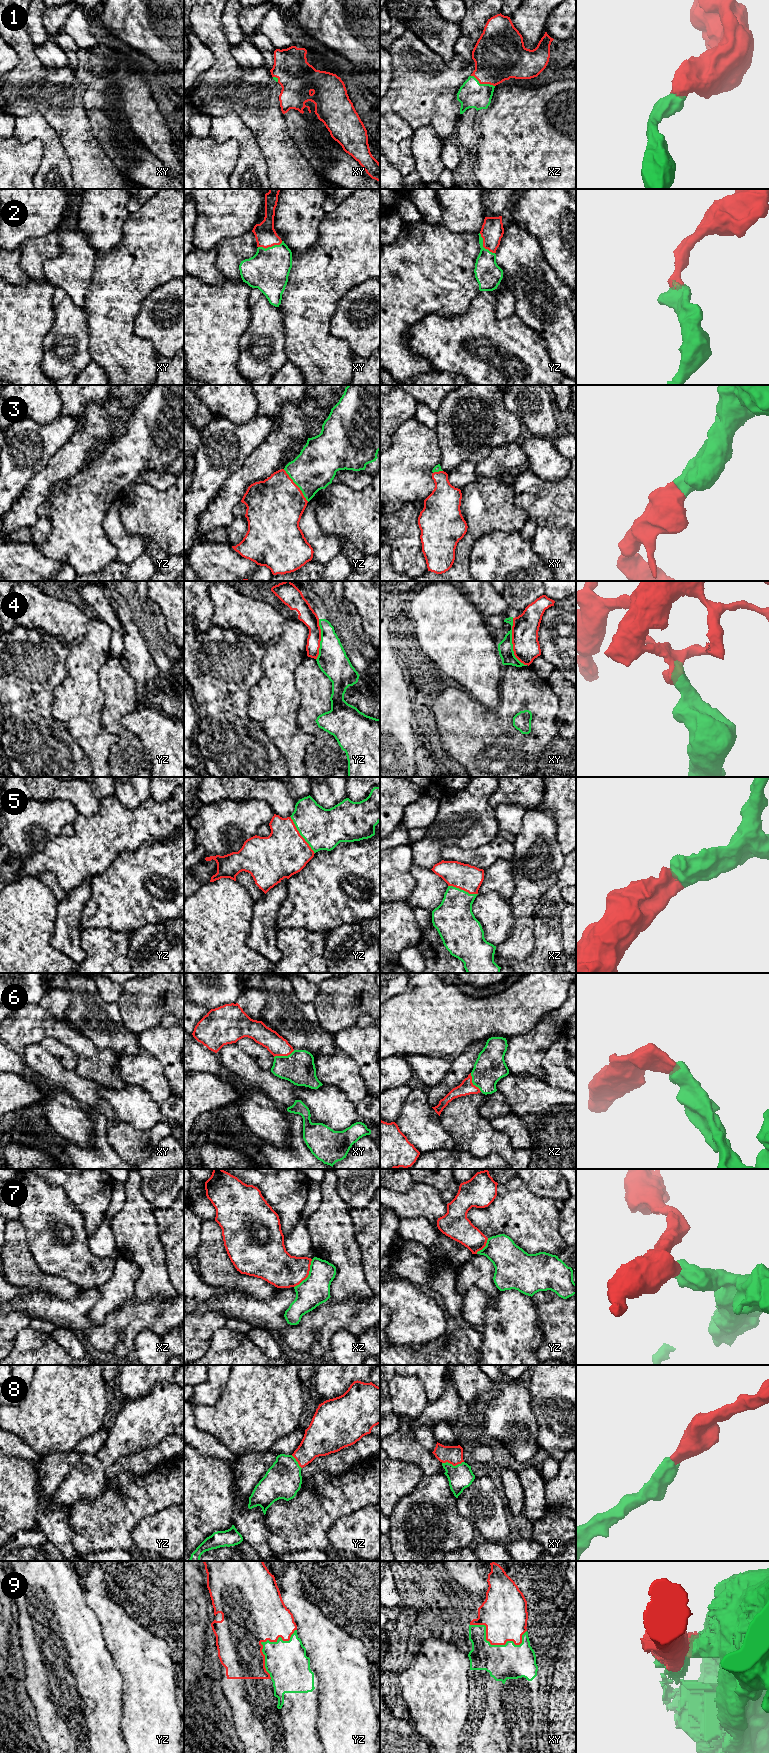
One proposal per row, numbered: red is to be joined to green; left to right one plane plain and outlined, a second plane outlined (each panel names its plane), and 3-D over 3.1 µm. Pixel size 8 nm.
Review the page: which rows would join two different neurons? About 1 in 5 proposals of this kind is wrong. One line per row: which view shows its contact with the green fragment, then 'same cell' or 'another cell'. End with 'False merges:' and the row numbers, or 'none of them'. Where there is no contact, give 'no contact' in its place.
1: xz | same cell
2: xy | same cell
3: yz | same cell
4: xy | another cell
5: yz | same cell
6: xz | same cell
7: xz | another cell
8: xy | same cell
9: xy | another cell
False merges: 4, 7, 9

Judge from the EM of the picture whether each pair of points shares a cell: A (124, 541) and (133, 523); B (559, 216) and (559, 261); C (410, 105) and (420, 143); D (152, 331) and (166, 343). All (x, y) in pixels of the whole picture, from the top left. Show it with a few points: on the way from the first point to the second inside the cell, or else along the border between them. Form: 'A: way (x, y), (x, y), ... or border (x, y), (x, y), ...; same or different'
A: border (120, 509), (122, 525), (142, 538); different
B: way (559, 227), (559, 250); same
C: border (414, 130), (423, 126), (430, 126), (439, 137); different
D: way (155, 332), (163, 340); same

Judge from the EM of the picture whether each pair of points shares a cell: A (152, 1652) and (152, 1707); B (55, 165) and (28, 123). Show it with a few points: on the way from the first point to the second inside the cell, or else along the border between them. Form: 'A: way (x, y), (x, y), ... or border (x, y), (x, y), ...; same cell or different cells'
A: way (137, 1661), (126, 1672), (126, 1679), (137, 1692); same cell
B: way (54, 154), (53, 147), (39, 133); same cell

